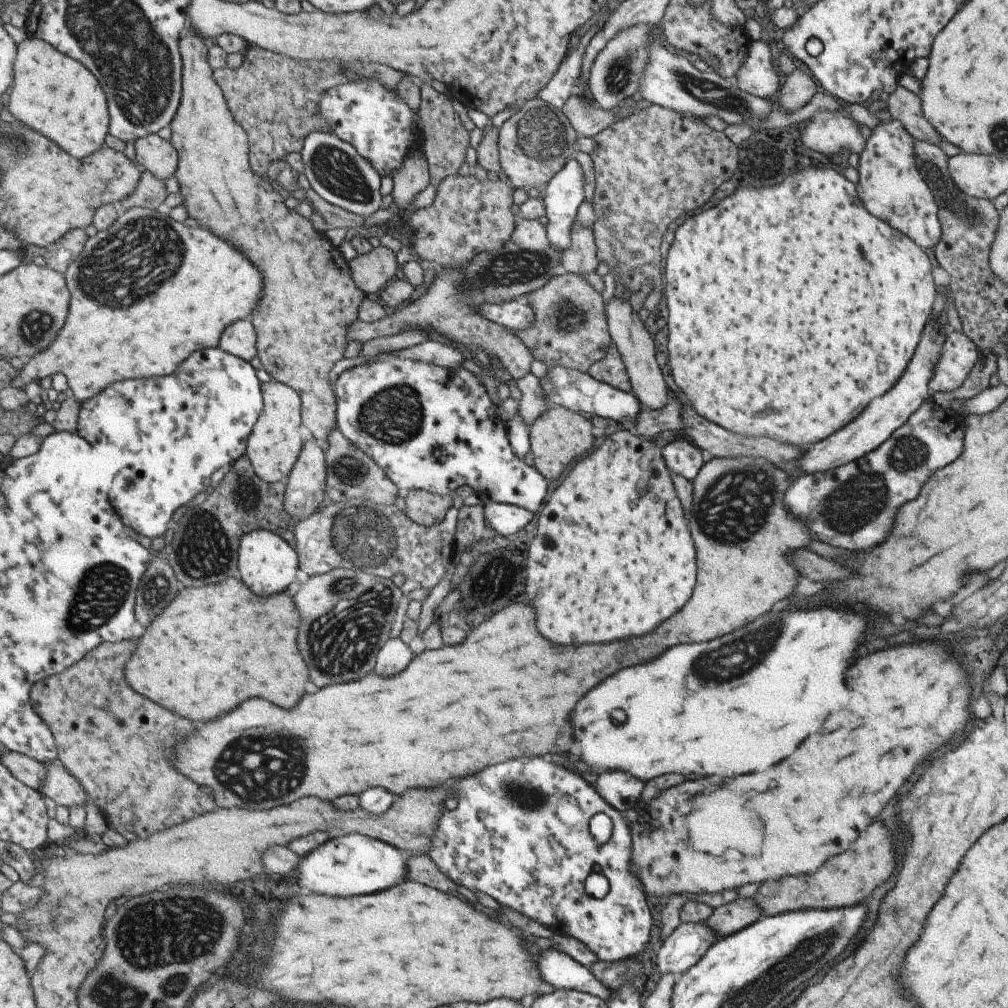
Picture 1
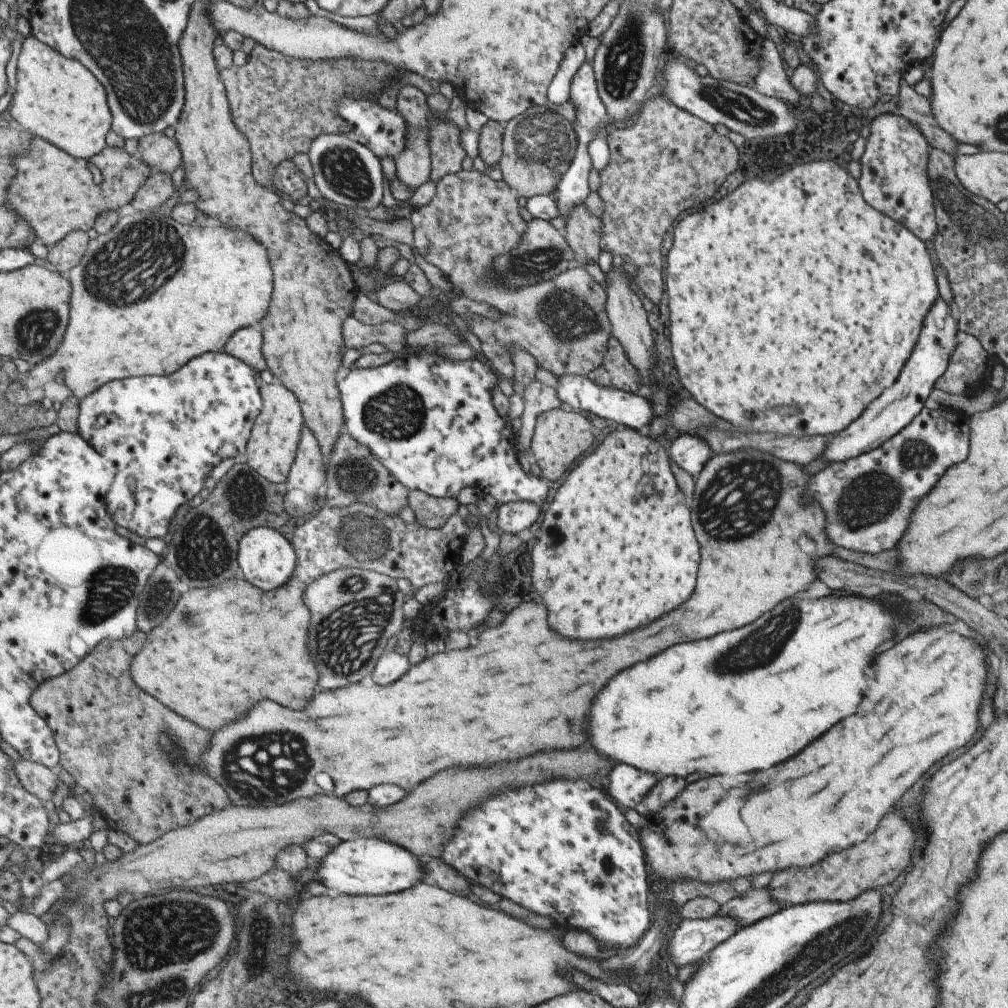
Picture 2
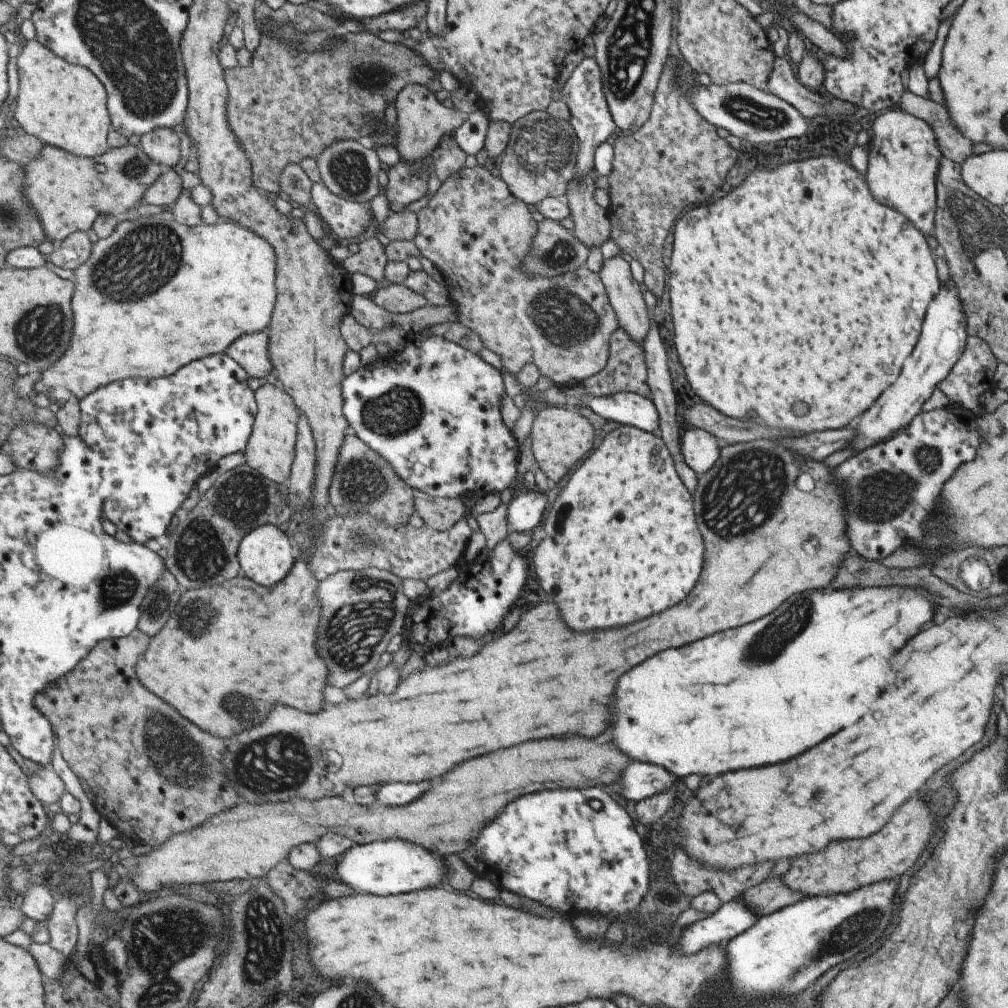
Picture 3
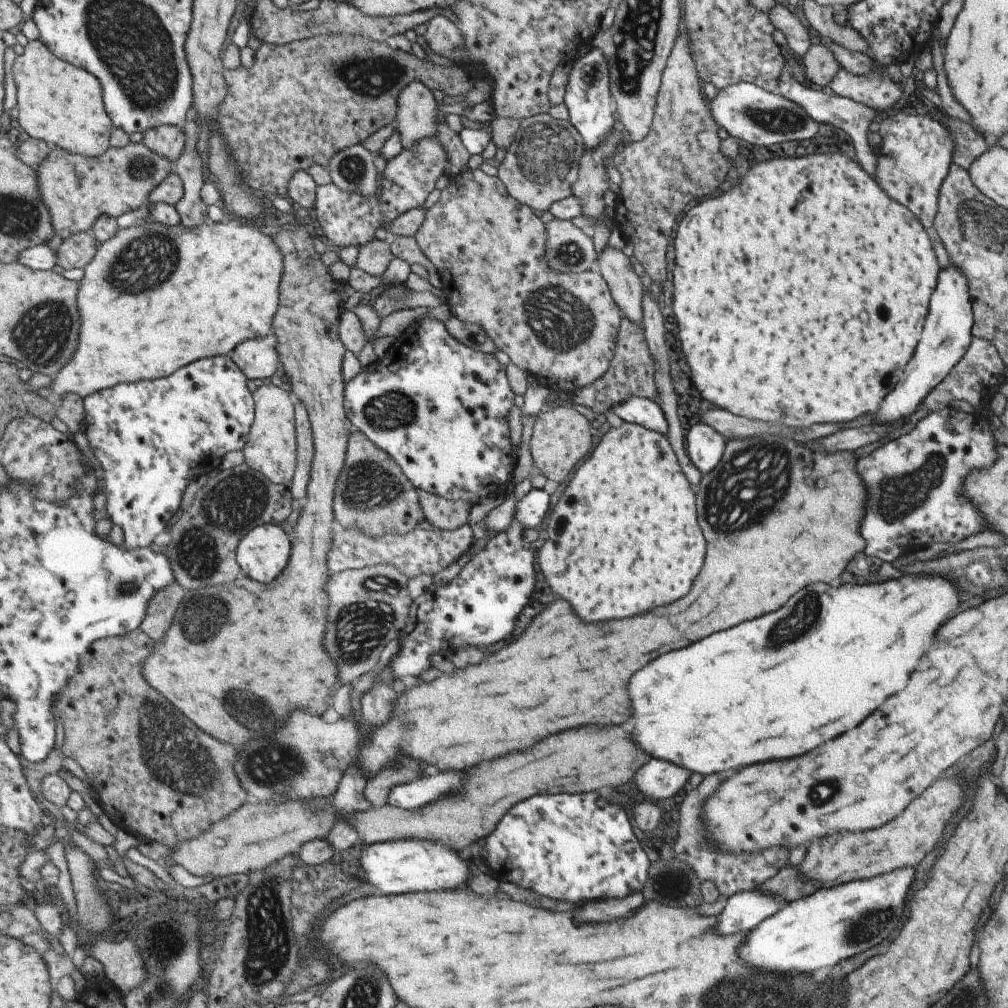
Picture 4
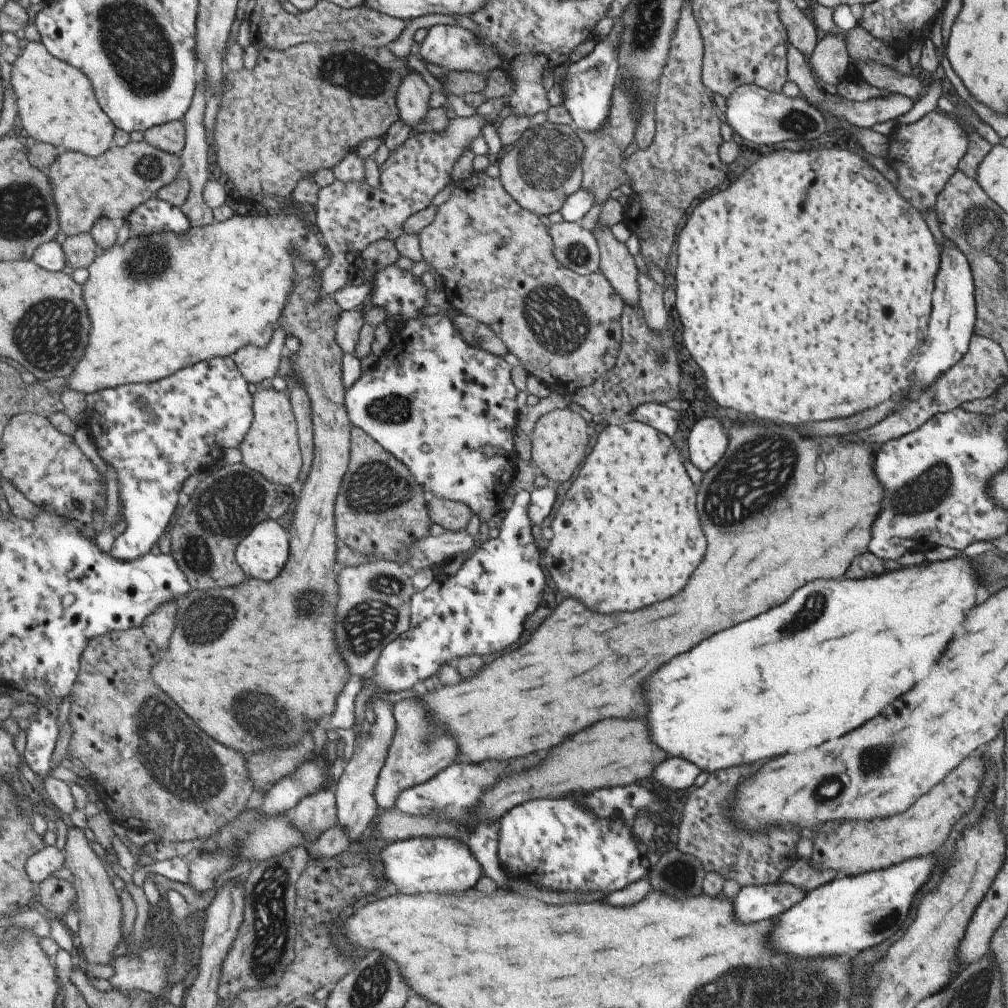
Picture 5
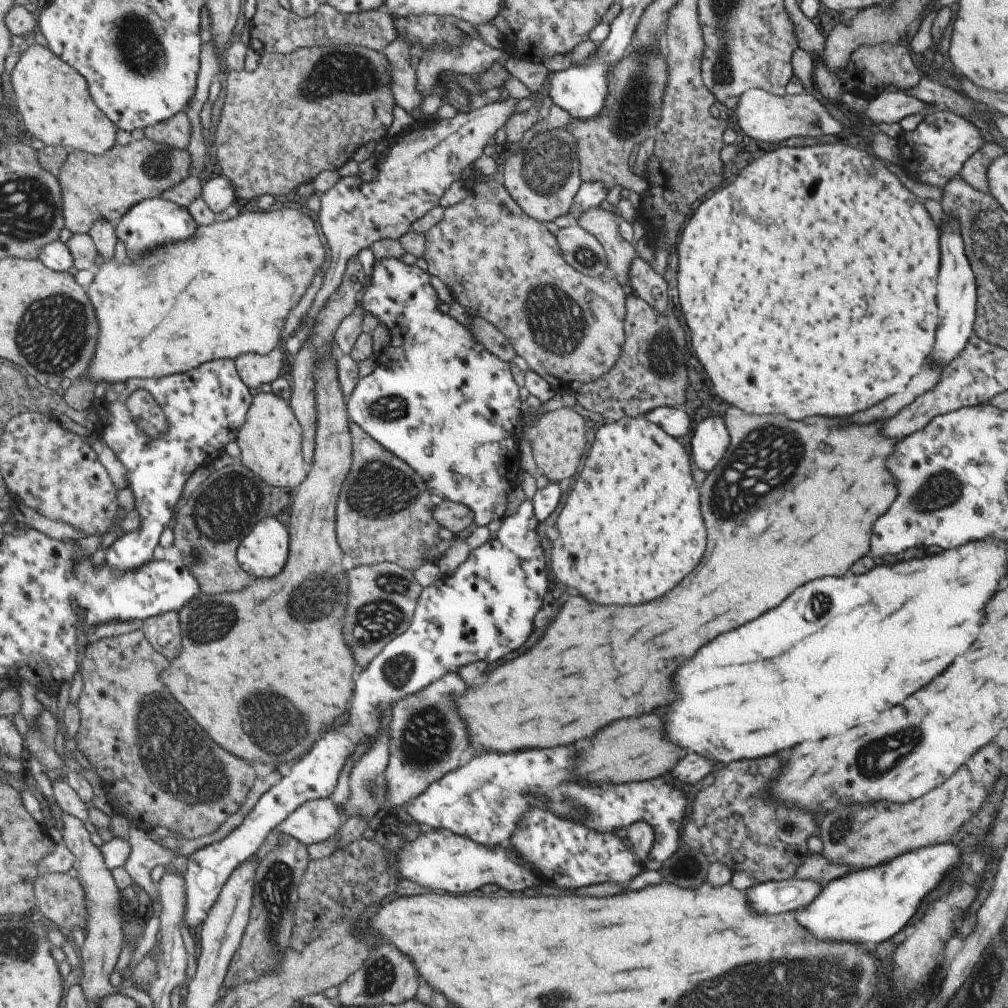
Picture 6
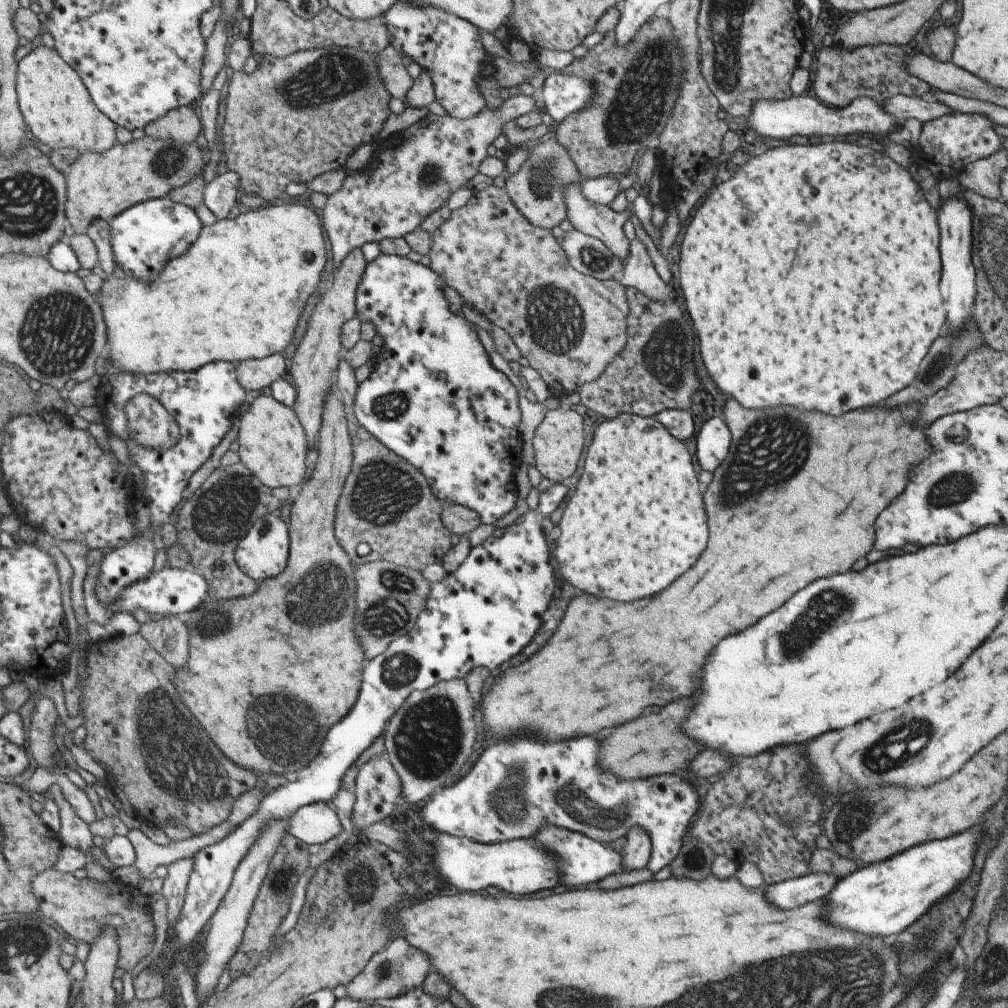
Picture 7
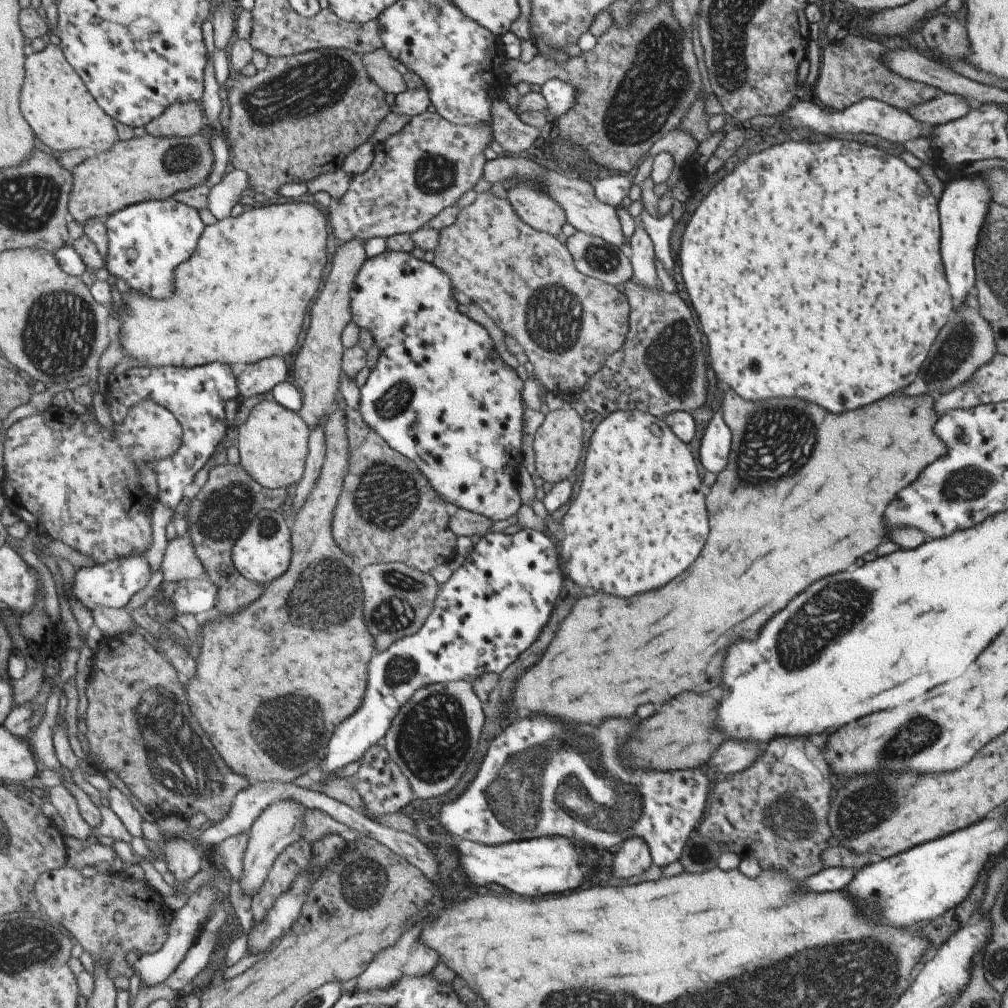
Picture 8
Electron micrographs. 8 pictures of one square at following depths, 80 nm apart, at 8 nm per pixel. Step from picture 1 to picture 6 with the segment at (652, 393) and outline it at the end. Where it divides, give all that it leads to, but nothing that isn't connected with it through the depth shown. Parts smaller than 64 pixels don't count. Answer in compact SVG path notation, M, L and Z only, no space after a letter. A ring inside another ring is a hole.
M593 207L580 212L574 222L601 243L608 262L607 273L612 274L625 290L629 290L626 280L629 263L634 257L634 245L619 235L617 228L621 220L619 214L617 216L612 211Z

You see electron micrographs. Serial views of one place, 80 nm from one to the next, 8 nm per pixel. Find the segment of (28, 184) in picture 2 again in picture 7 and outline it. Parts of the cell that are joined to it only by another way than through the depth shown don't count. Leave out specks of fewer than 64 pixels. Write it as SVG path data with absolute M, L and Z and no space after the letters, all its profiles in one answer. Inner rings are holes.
M153 137L133 139L128 143L117 143L111 150L104 153L95 151L83 152L73 164L67 174L67 216L75 230L75 234L88 234L89 227L96 219L112 221L118 214L136 204L149 199L160 199L169 196L173 189L179 189L202 176L205 162L203 162L203 148L197 143L183 144L179 141L164 141Z

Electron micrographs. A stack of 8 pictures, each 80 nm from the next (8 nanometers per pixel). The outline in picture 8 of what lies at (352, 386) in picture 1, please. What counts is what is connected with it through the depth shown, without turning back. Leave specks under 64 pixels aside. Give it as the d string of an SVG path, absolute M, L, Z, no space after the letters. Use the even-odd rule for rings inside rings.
M385 250L380 255L368 258L359 276L356 278L352 288L352 317L363 330L373 336L376 348L381 352L375 367L361 388L362 405L360 411L364 414L364 419L369 426L373 427L395 450L405 455L405 458L412 459L416 466L424 473L424 477L431 483L433 490L440 495L444 502L450 502L459 509L465 509L472 513L479 513L486 516L491 522L505 520L509 516L516 516L516 512L523 504L518 495L518 470L523 462L521 452L522 435L522 382L523 372L520 369L512 369L507 365L499 352L494 349L493 341L485 328L469 319L466 315L457 310L457 301L453 297L455 287L445 271L436 267L433 263L423 259L415 258L411 253L405 251ZM427 370L441 370L441 386L429 382Z

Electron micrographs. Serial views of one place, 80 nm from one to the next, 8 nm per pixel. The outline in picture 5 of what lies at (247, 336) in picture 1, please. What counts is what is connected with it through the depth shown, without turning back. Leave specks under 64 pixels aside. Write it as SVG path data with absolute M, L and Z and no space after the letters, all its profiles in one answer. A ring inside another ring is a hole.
M280 327L266 347L249 345L231 356L248 382L263 386L277 376L281 360L287 353L285 348L287 336L288 330Z

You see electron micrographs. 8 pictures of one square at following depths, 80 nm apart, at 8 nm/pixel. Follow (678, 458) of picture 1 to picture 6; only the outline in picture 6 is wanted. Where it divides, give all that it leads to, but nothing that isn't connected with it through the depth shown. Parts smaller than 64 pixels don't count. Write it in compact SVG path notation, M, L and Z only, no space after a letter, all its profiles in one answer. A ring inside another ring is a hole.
M717 416L701 420L691 436L691 461L699 469L709 472L721 460L729 435L724 420Z

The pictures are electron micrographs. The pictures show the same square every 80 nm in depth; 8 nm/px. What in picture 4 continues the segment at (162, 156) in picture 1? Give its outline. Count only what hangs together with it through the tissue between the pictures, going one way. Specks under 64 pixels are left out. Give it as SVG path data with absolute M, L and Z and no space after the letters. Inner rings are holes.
M163 125L143 134L143 142L154 153L179 160L186 149L186 131L177 125Z

